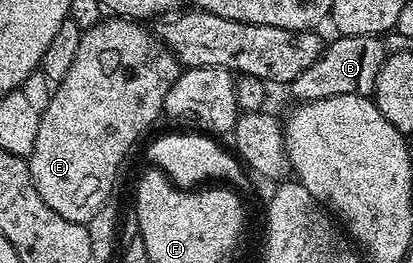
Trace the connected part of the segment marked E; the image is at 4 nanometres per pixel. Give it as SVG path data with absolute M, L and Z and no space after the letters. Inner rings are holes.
M108 16L96 23L92 29L83 30L81 43L77 46L77 55L73 58L73 64L69 66L69 71L65 71L65 79L54 86L49 99L49 107L39 115L37 139L33 143L33 151L29 155L31 178L37 187L37 192L41 195L41 199L45 199L45 203L49 203L49 207L53 207L53 211L57 211L57 215L63 216L64 219L80 223L89 222L103 205L108 204L110 197L107 196L110 195L111 188L115 185L115 176L119 173L119 164L126 159L127 152L138 143L139 136L155 120L160 120L165 95L169 95L169 87L173 87L173 83L179 78L181 72L179 61L167 50L167 46L155 36L154 32L147 28L146 24L138 21L128 21L125 17Z

